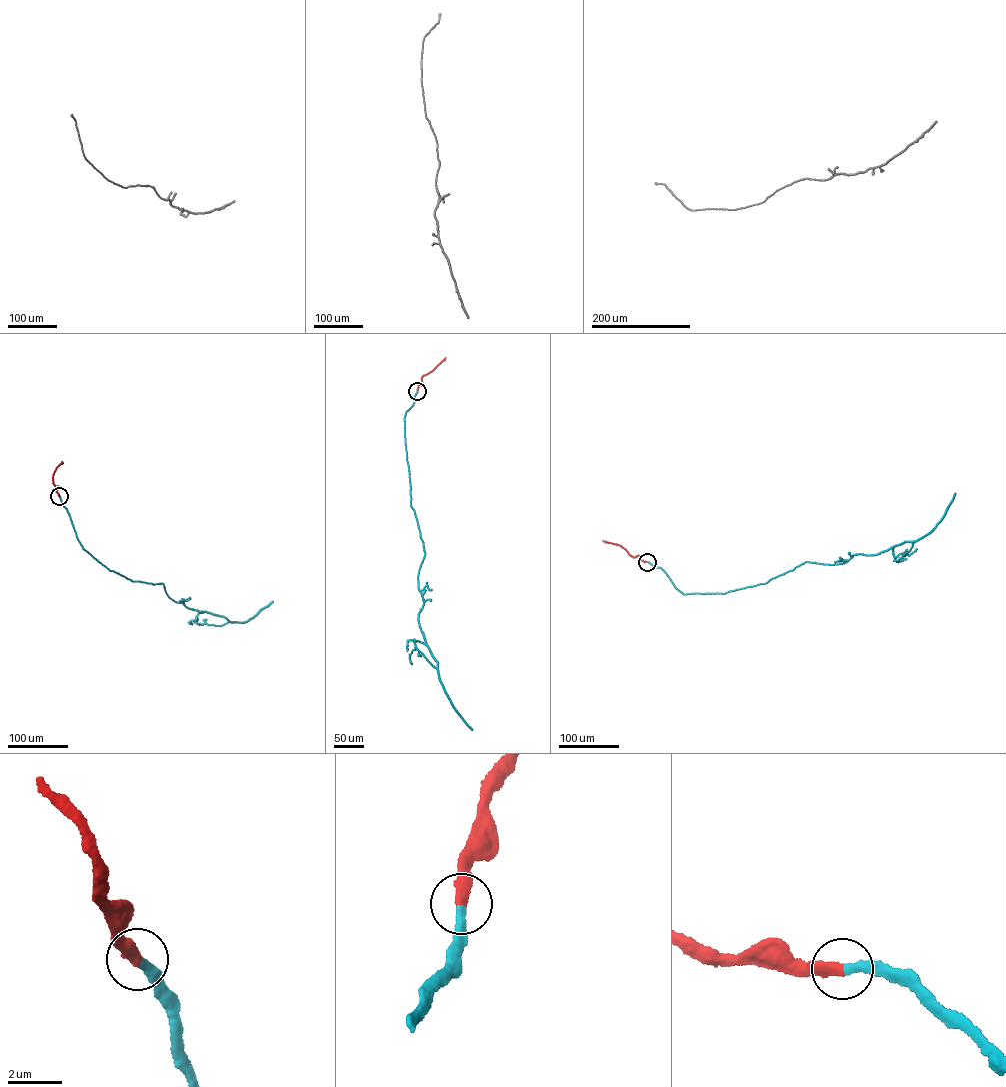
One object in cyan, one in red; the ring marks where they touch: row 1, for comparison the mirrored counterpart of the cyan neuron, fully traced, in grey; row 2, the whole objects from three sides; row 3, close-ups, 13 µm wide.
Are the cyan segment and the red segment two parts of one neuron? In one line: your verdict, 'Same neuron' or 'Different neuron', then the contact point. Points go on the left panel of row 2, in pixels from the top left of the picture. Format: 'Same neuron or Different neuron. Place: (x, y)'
Same neuron. Place: (59, 496)

